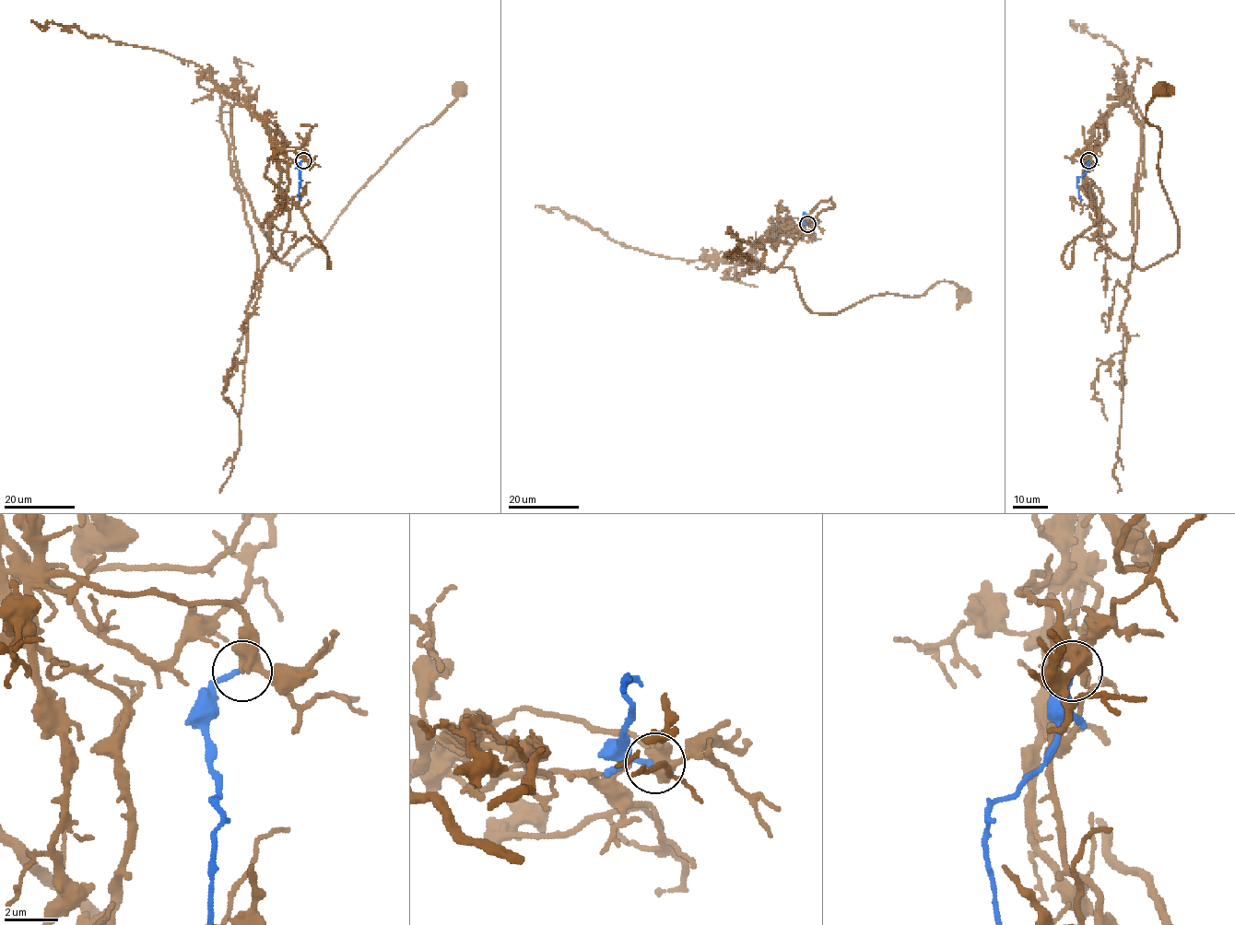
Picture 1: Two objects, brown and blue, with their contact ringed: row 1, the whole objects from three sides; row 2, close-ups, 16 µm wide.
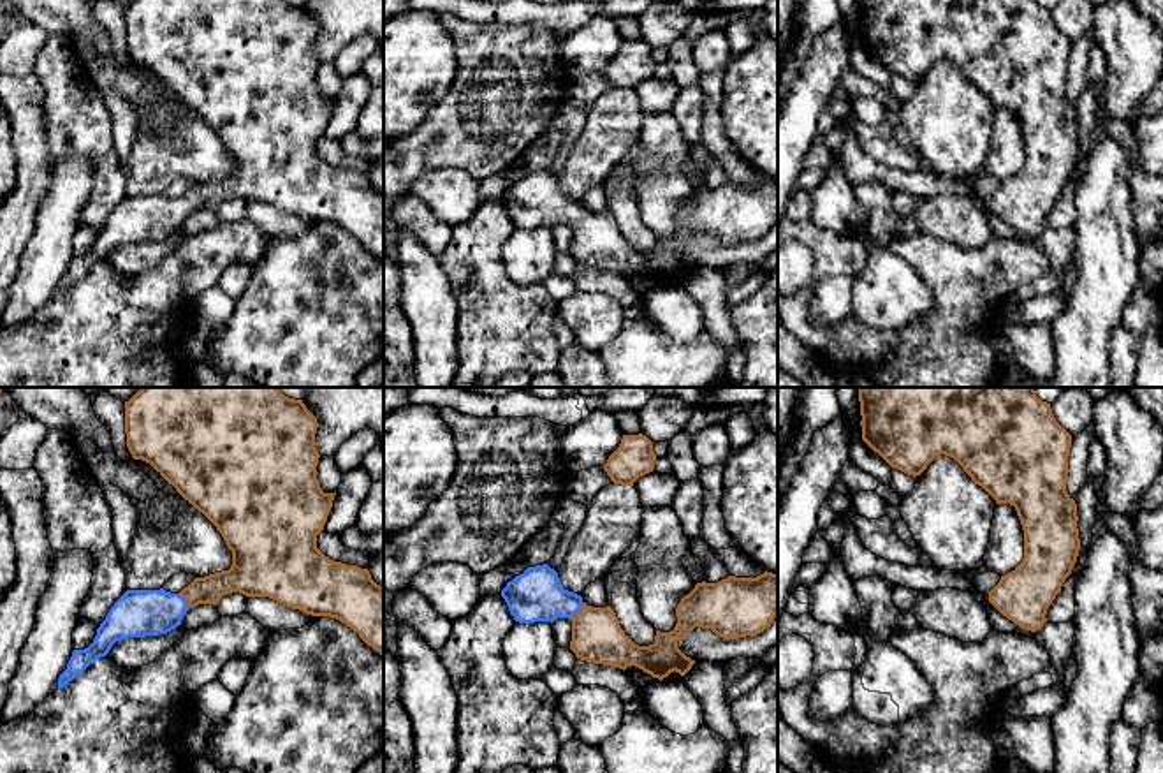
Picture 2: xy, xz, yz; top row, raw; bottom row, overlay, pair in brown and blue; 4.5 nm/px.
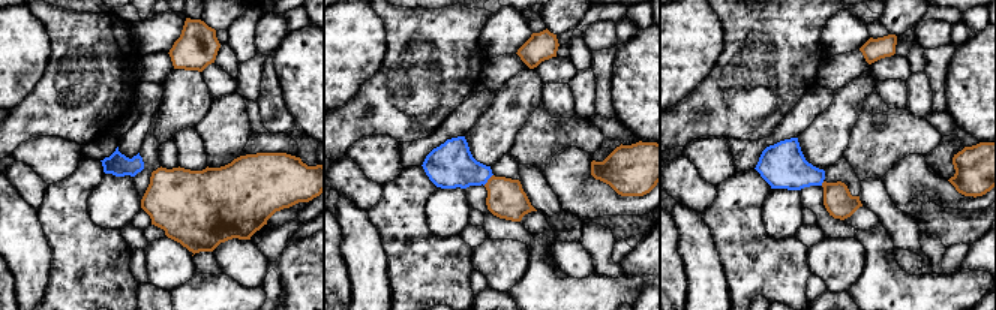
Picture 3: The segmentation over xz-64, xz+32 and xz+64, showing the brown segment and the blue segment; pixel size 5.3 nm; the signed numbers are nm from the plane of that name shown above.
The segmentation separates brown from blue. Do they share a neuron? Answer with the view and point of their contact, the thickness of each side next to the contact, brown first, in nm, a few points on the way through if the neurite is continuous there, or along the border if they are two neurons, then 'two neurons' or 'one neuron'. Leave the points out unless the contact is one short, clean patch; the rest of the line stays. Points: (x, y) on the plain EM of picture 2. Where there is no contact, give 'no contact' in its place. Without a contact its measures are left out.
contact xz (577, 217); calibres 240 and 240 nm; way xz (597, 242), (577, 217), (537, 199); one neuron

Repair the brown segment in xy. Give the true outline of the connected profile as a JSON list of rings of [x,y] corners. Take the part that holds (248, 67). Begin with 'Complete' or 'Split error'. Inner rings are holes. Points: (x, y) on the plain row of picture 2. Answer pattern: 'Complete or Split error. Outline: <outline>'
Split error. Outline: [[[134,0],[125,7],[127,53],[134,65],[150,69],[176,97],[202,118],[222,139],[232,157],[229,176],[195,183],[179,199],[160,195],[127,195],[97,234],[93,248],[74,255],[67,275],[58,283],[58,296],[77,283],[91,268],[106,262],[116,247],[158,241],[181,231],[190,213],[213,210],[232,197],[246,202],[269,202],[287,213],[311,222],[336,224],[375,257],[384,261],[384,192],[371,185],[368,174],[334,167],[317,153],[334,99],[324,99],[317,85],[318,56],[315,53],[317,23],[303,5],[285,0]]]

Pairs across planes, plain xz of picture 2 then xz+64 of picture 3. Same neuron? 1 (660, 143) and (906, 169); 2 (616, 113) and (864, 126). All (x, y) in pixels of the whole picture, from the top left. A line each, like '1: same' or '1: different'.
1: same
2: different

